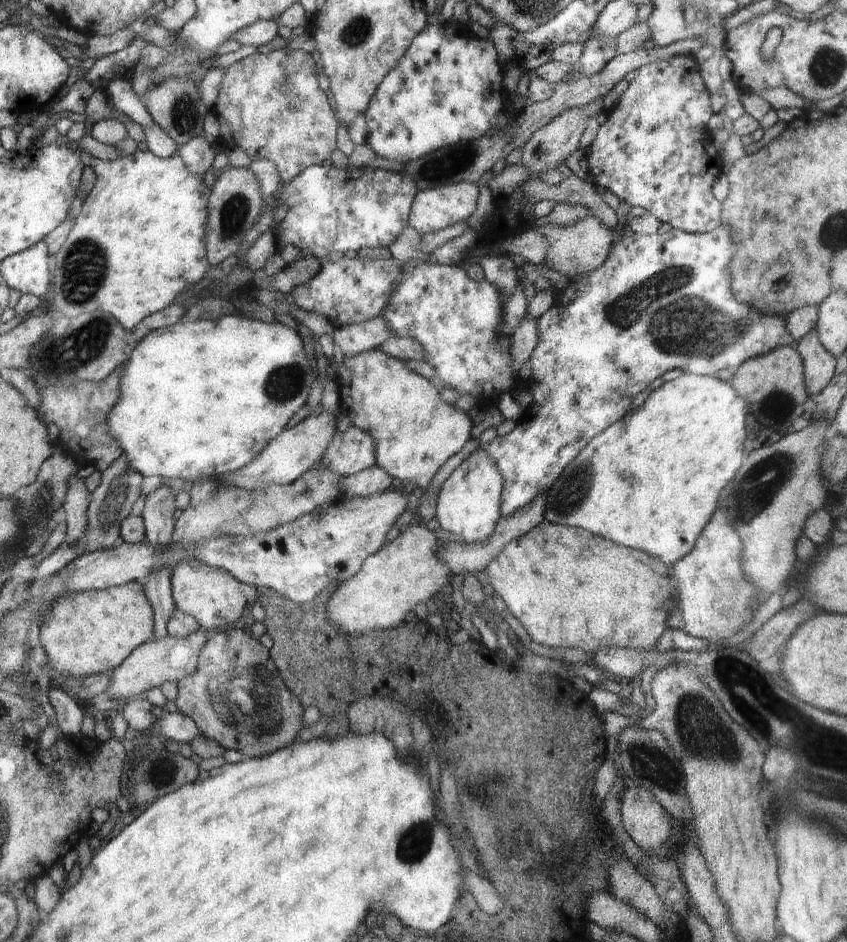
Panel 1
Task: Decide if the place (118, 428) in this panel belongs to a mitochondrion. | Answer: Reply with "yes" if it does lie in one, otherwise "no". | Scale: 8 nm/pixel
no

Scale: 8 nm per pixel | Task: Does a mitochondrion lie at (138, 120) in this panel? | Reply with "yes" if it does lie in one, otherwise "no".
no

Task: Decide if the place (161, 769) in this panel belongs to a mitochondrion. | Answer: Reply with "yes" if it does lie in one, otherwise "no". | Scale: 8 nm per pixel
yes

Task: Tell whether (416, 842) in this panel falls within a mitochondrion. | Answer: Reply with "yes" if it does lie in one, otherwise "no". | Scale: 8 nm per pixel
yes

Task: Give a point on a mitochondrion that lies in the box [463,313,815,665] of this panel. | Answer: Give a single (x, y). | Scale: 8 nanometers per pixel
(764, 482)

